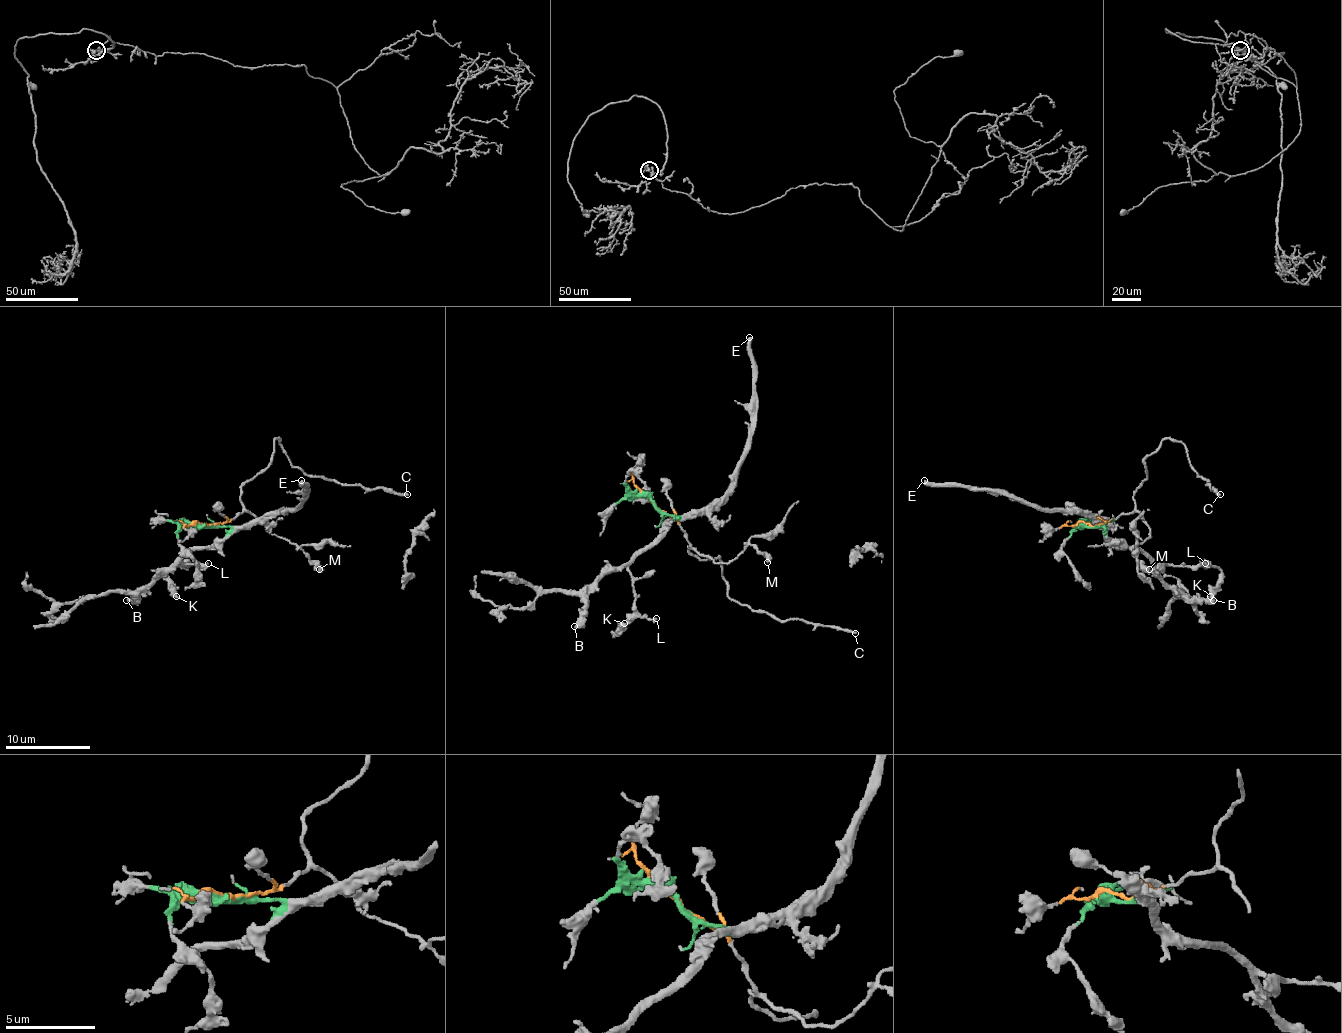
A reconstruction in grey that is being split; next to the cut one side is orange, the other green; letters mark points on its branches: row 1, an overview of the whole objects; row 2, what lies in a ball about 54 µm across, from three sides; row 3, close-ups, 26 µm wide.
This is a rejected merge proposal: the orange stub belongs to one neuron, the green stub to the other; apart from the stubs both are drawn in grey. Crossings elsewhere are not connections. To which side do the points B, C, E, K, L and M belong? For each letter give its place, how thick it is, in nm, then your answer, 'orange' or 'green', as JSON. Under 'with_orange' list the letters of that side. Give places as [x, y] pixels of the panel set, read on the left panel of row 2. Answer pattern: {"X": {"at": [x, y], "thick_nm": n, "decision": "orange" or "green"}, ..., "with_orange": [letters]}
{"B": {"at": [126, 600], "thick_nm": 380, "decision": "green"}, "C": {"at": [407, 494], "thick_nm": 260, "decision": "orange"}, "E": {"at": [301, 480], "thick_nm": 360, "decision": "green"}, "K": {"at": [176, 596], "thick_nm": 480, "decision": "green"}, "L": {"at": [208, 563], "thick_nm": 200, "decision": "green"}, "M": {"at": [319, 569], "thick_nm": 440, "decision": "orange"}, "with_orange": ["C", "M"]}

